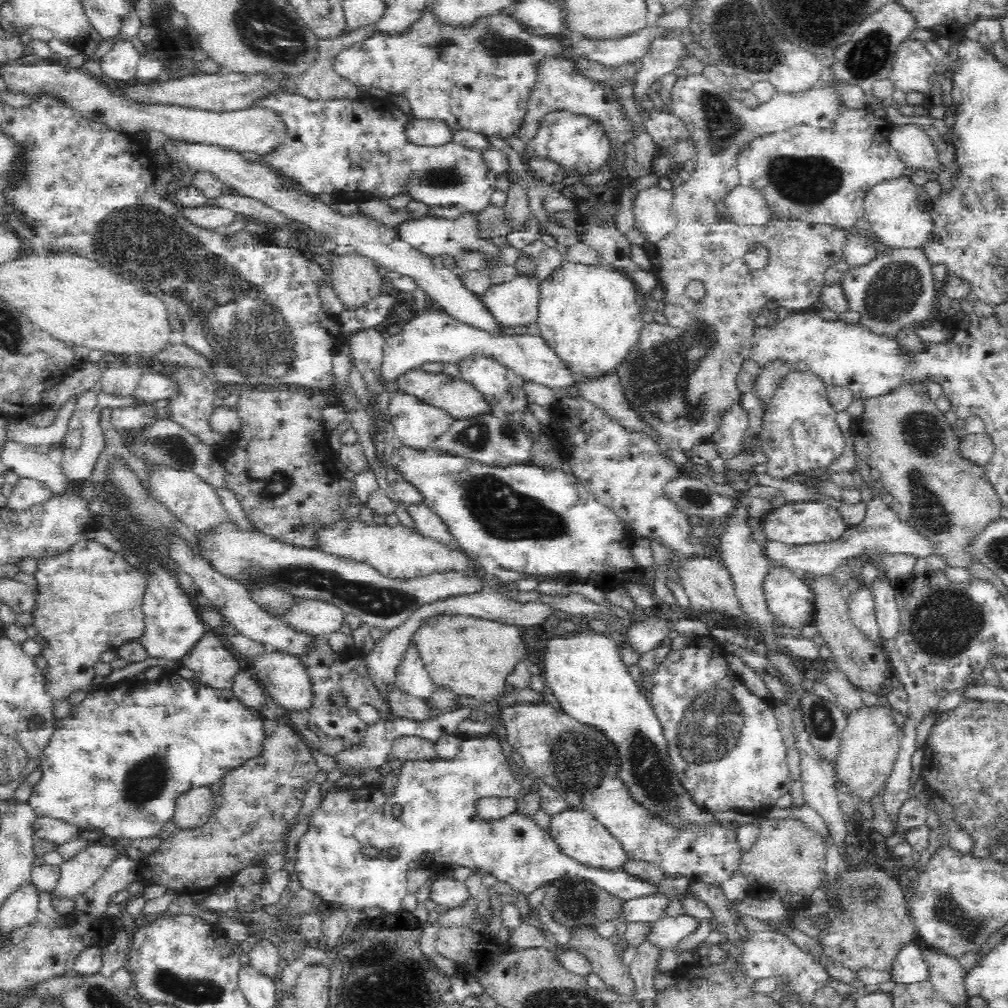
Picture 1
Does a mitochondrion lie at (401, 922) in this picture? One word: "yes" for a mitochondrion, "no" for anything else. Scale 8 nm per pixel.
no

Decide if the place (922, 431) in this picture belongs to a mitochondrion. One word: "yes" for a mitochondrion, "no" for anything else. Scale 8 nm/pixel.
yes

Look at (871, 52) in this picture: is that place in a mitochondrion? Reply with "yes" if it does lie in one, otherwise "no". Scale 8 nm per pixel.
yes

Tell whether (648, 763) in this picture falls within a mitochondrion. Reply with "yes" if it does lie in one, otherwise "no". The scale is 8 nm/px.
yes

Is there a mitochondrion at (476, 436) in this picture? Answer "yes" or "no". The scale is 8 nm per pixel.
yes

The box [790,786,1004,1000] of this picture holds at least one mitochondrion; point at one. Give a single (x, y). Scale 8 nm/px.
(946, 909)

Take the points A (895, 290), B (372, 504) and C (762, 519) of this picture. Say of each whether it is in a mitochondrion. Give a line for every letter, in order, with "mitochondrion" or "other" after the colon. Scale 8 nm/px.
A: mitochondrion
B: other
C: other

